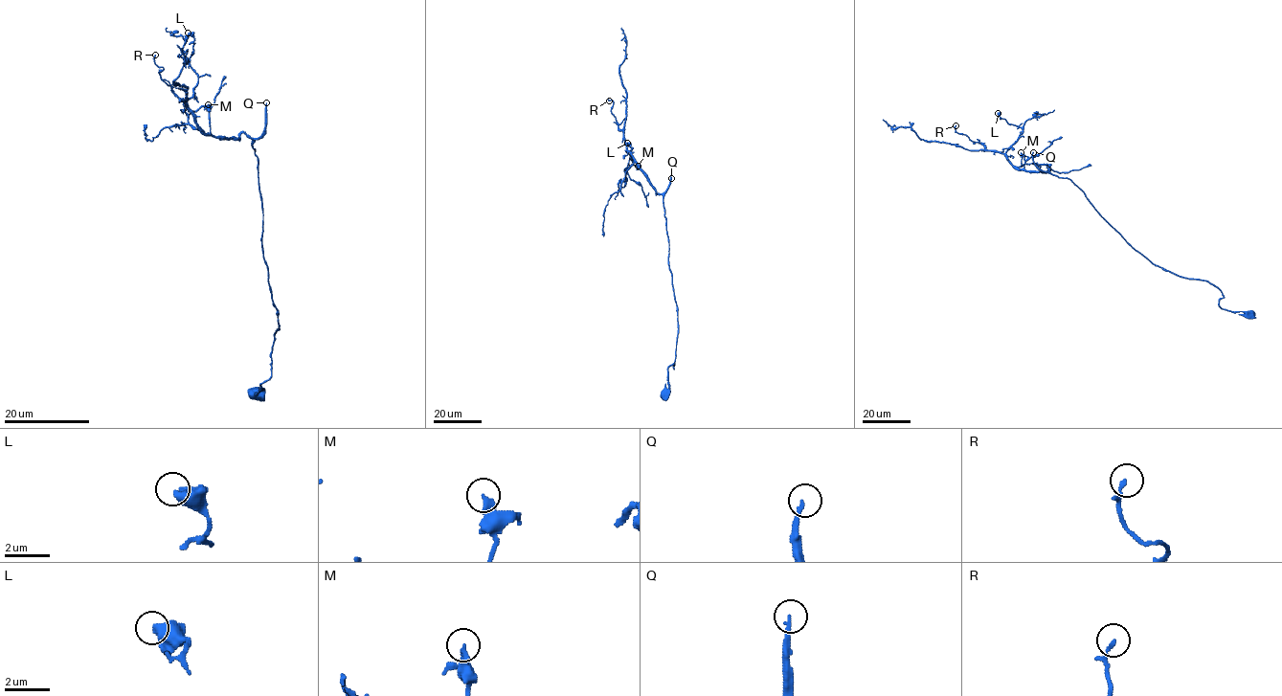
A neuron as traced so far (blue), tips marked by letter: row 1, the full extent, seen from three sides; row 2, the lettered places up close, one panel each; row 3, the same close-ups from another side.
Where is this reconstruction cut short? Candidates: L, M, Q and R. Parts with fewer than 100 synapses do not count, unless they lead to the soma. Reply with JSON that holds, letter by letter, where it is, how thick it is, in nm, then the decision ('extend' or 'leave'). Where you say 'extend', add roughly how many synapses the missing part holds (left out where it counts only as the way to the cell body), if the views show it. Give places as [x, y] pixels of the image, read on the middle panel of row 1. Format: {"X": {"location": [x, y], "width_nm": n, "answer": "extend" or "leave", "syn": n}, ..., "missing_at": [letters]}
{"L": {"location": [627, 143], "width_nm": 600, "answer": "leave"}, "M": {"location": [638, 166], "width_nm": 280, "answer": "leave"}, "Q": {"location": [671, 178], "width_nm": 190, "answer": "extend", "syn": 120}, "R": {"location": [609, 101], "width_nm": 110, "answer": "leave"}, "missing_at": ["Q"]}

